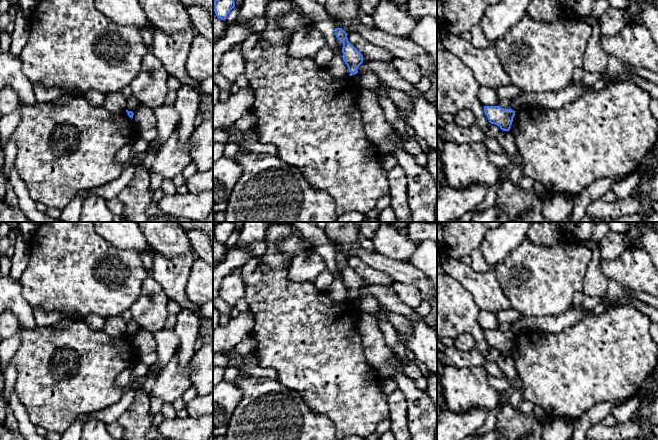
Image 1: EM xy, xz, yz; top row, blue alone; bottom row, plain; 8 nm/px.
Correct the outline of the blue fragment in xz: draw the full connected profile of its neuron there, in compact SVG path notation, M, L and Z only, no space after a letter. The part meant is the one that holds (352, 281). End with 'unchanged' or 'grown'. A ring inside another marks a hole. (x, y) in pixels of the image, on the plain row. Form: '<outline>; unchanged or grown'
M335 252L335 259L343 266L342 282L349 293L349 299L357 298L358 291L363 287L363 279L348 265L348 258L342 252Z; unchanged

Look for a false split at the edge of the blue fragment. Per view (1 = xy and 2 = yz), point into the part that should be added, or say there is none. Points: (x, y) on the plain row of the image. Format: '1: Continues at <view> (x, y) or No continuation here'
1: No continuation here
2: No continuation here

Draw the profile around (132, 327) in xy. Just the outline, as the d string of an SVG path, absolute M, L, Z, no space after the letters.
M131 319L126 323L126 334L132 335L134 337L139 330L140 326L134 319Z

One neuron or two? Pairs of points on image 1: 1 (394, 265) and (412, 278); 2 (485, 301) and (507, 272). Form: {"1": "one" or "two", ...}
{"1": "one", "2": "two"}

